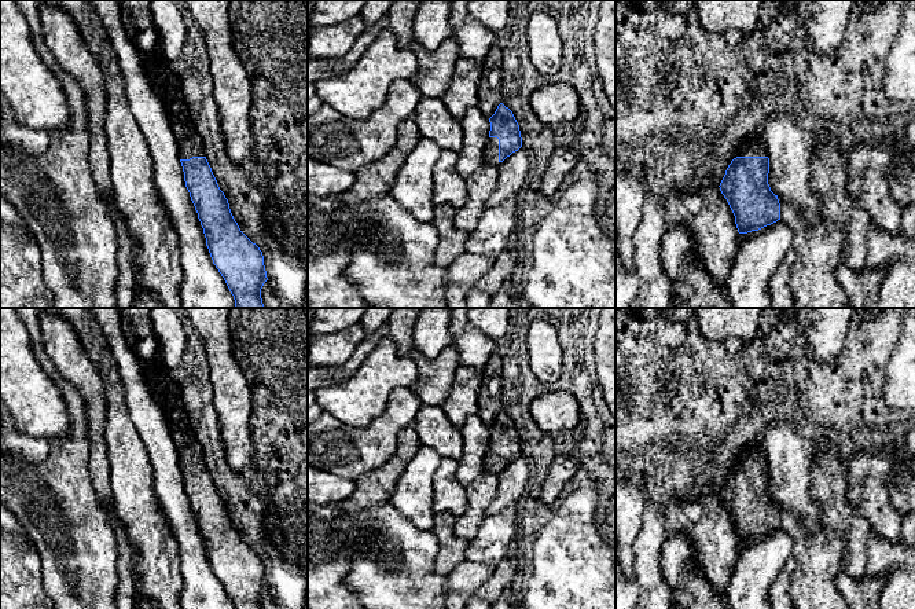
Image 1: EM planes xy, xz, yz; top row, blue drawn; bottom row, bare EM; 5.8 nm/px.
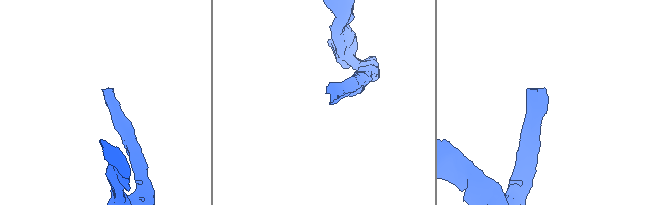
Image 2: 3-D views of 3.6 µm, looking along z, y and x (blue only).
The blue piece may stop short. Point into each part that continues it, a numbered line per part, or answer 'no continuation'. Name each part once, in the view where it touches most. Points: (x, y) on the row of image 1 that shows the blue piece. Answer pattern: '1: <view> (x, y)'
1: xz (491, 154)

